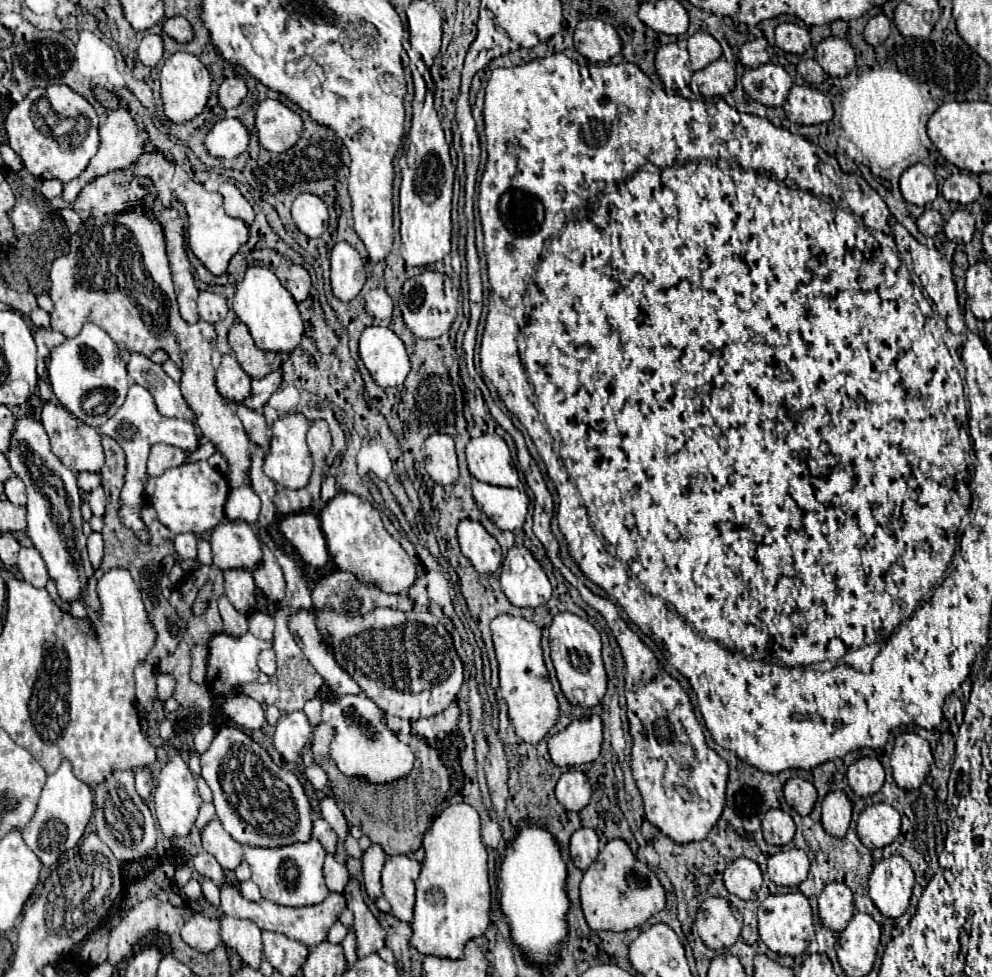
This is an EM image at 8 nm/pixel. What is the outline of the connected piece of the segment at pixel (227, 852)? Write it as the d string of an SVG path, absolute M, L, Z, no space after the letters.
M217 818L207 822L207 826L201 830L201 840L203 848L213 854L217 862L227 870L235 870L243 860L243 846L229 838L229 832L225 832Z

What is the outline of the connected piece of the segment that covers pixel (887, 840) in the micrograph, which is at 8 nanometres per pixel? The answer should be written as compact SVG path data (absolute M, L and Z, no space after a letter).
M885 802L867 806L857 820L857 836L869 848L883 848L891 844L901 832L901 816Z

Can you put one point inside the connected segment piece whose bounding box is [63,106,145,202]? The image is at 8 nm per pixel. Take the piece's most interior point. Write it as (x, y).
(121, 134)

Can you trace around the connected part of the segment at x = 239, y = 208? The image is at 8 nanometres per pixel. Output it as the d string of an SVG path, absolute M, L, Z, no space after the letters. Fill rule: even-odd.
M227 180L227 182L223 182L221 186L219 186L219 192L223 194L223 198L225 198L225 212L229 214L229 216L233 216L233 218L241 218L241 220L245 220L247 224L253 224L253 218L255 218L255 212L253 212L253 206L245 200L245 196L239 192L239 188L231 182L231 180Z

